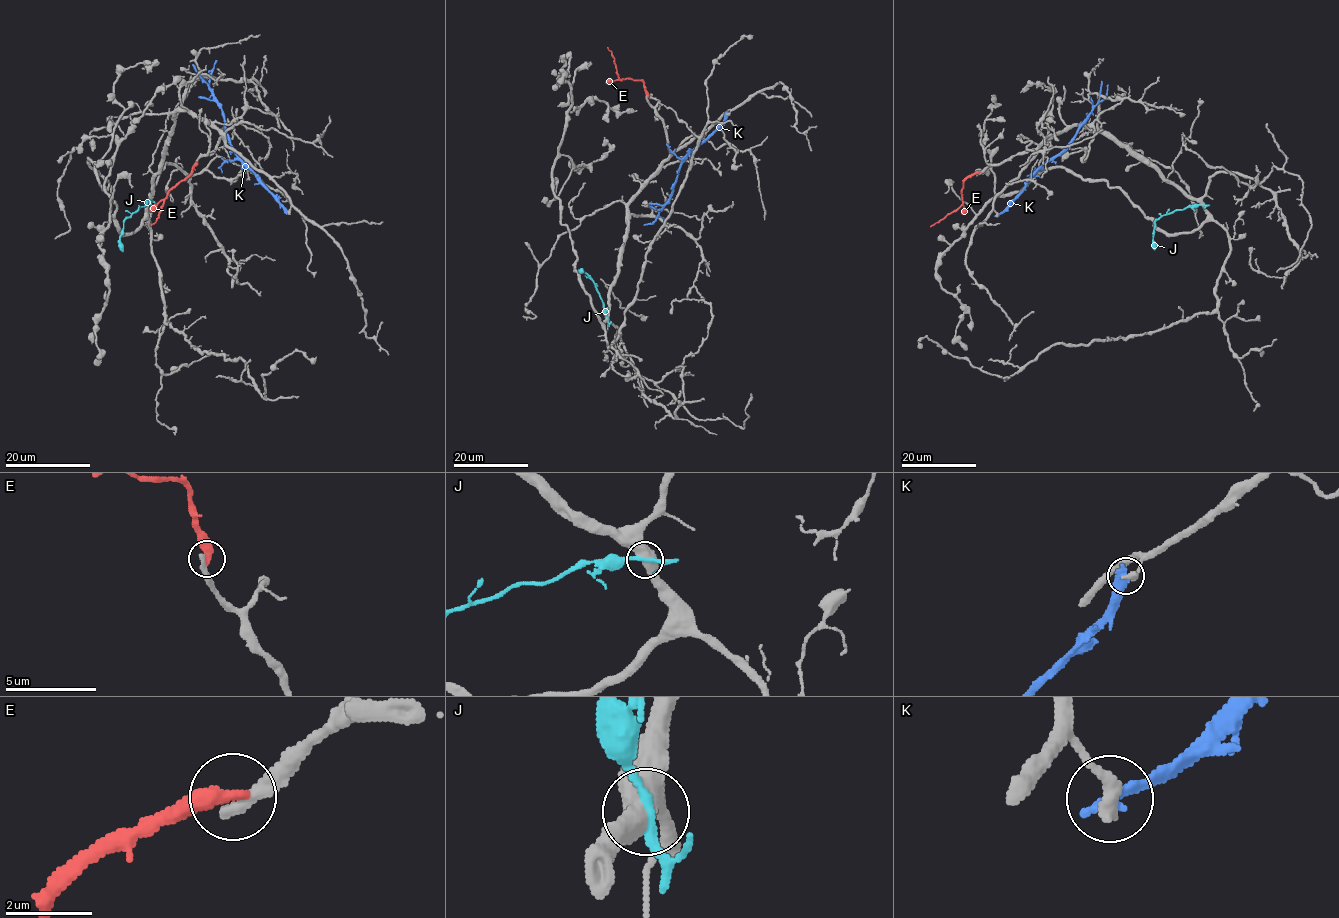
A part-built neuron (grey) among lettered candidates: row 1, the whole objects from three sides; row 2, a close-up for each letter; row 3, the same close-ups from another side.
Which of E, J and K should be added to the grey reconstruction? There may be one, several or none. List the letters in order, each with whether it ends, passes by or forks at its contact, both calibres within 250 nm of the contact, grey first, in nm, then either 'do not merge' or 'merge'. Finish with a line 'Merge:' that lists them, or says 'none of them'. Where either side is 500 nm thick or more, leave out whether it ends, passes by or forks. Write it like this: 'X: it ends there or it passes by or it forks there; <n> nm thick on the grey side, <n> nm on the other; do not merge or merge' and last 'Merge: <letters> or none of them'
E: it ends there; 360 nm thick on the grey side, 440 nm on the other; do not merge
J: 550 nm thick on the grey side, 200 nm on the other; do not merge
K: it ends there; 420 nm thick on the grey side, 400 nm on the other; do not merge
Merge: none of them

